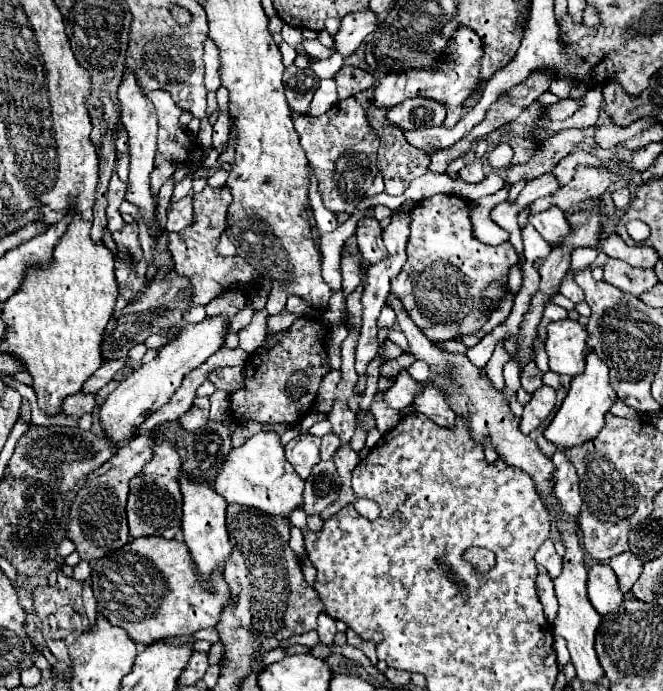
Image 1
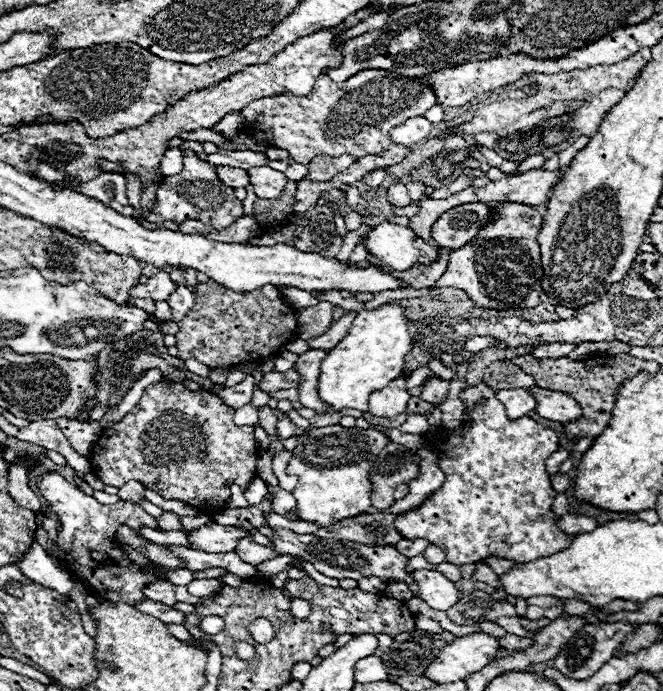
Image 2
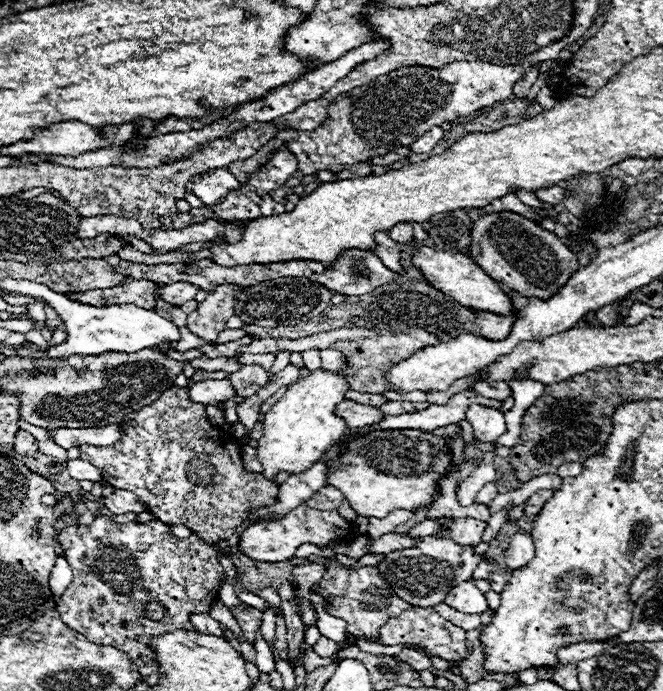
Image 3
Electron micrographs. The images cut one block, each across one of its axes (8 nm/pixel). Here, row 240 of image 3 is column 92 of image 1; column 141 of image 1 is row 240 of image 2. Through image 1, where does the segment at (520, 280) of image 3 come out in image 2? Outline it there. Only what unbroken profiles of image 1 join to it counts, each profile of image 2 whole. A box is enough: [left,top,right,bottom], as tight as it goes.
[432,204,492,250]

